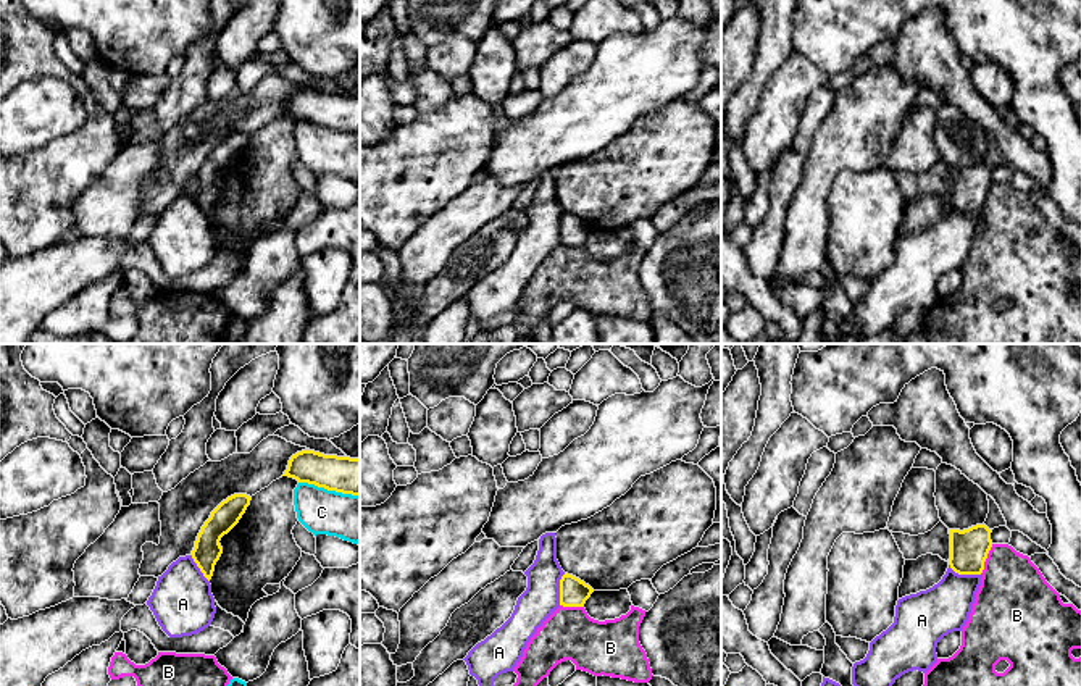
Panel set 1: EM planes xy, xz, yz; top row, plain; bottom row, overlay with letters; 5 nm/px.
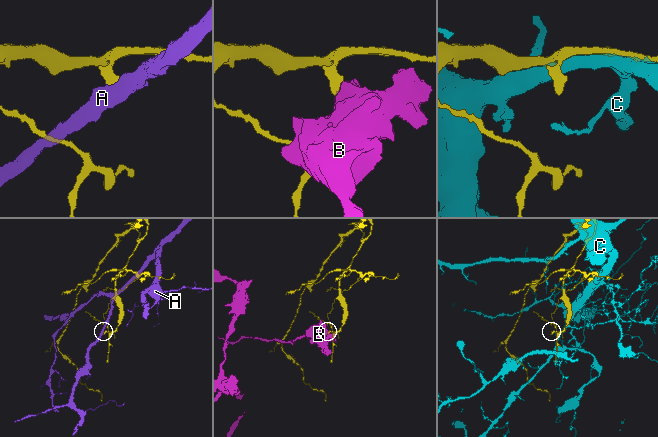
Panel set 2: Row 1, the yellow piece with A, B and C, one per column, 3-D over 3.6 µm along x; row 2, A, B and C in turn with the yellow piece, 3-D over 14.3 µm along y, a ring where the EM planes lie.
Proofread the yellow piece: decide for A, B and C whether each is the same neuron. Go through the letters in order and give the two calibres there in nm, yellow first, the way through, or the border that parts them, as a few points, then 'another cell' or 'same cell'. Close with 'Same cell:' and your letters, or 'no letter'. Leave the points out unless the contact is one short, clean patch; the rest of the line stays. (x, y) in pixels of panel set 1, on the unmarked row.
A: calibres 190 and 240 nm; border yz (949, 202), (959, 212), (981, 212); another cell
B: calibres 190 and 360 nm; border yz (993, 183), (981, 210); another cell
C: calibres 190 and 240 nm; another cell
Same cell: no letter

